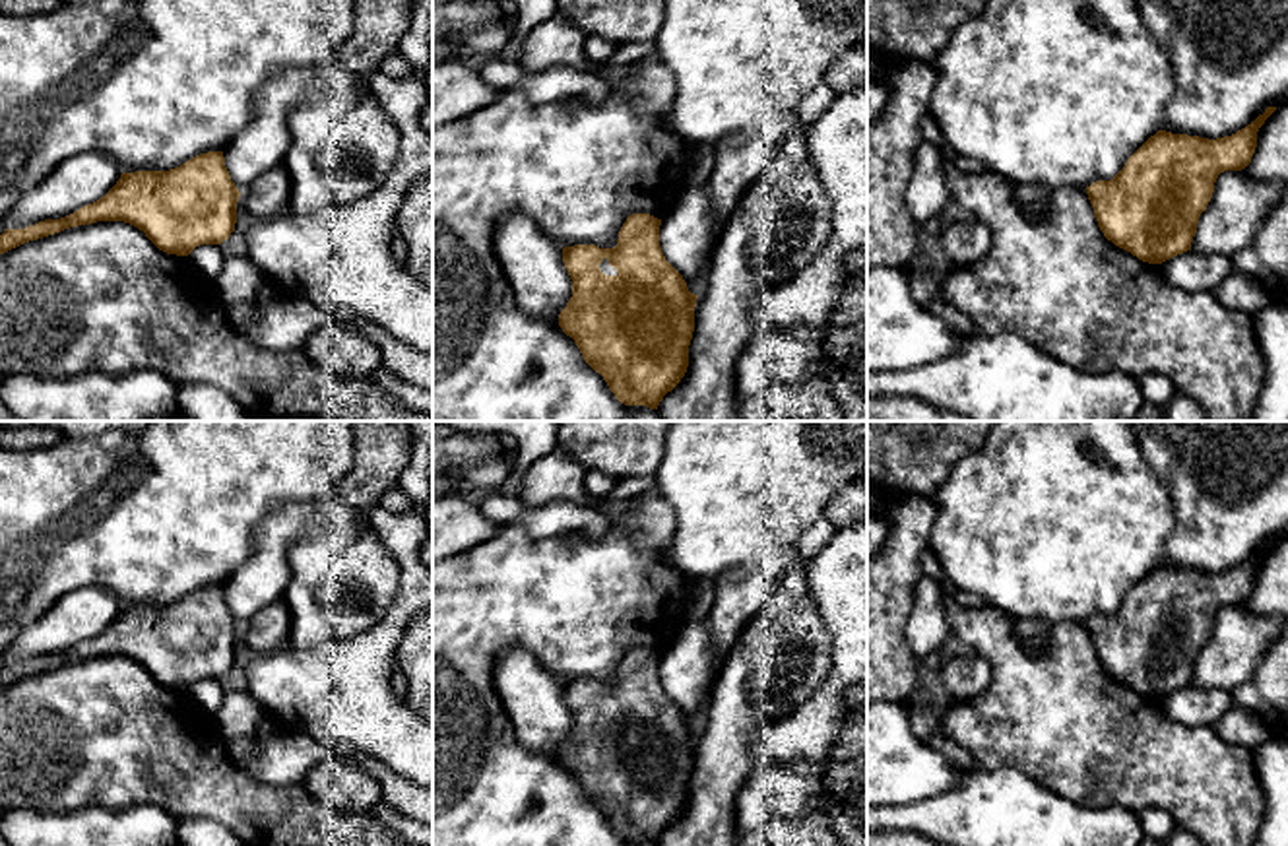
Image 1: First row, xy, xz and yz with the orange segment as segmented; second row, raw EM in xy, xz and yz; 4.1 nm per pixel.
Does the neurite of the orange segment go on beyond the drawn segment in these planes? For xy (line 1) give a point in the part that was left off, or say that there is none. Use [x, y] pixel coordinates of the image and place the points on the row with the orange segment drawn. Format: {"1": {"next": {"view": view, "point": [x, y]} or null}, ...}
{"1": {"next": null}}

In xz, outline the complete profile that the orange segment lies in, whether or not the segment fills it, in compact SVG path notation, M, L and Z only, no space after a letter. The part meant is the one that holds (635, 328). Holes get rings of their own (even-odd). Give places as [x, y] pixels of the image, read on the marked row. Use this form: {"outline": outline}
{"outline": "M632 213L613 248L563 248L572 297L559 326L625 406L658 409L687 373L698 295L665 260L661 219Z"}

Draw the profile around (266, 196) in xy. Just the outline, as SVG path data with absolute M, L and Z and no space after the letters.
M283 165L254 179L242 192L242 204L250 217L268 219L283 213L291 202L291 180Z

